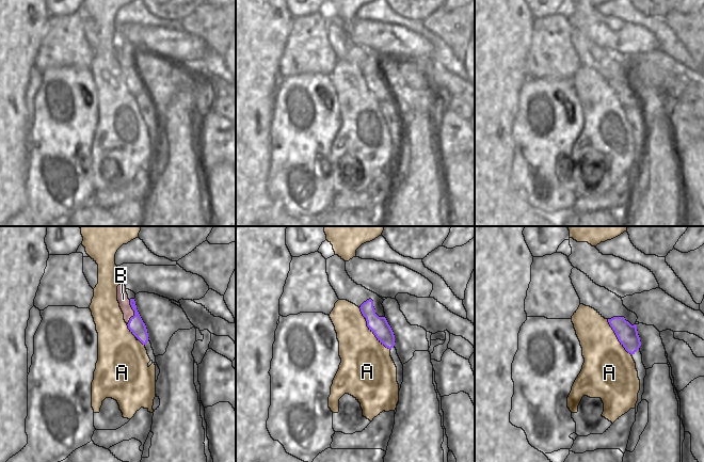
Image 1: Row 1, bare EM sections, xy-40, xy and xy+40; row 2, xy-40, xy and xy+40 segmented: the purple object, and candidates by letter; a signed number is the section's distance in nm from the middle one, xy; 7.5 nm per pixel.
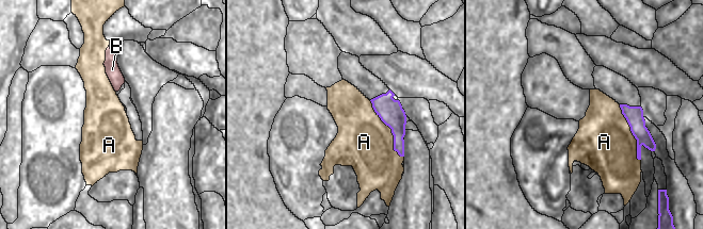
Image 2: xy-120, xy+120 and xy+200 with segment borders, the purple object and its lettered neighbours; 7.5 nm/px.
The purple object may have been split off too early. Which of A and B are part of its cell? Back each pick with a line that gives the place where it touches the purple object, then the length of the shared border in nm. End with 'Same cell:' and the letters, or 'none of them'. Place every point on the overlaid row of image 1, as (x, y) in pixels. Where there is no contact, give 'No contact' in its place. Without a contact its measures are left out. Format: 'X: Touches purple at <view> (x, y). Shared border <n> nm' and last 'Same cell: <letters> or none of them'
B: Touches purple at xy-40 (134, 313). Shared border 190 nm
Same cell: B

